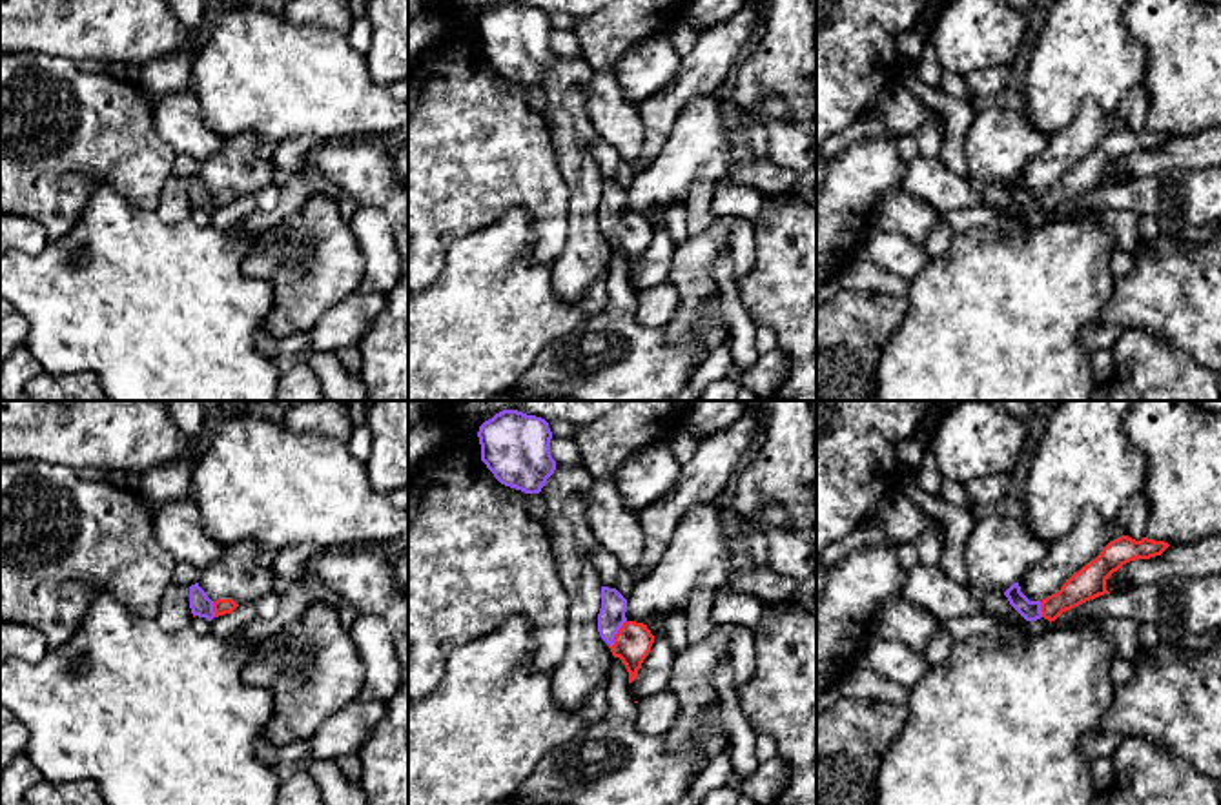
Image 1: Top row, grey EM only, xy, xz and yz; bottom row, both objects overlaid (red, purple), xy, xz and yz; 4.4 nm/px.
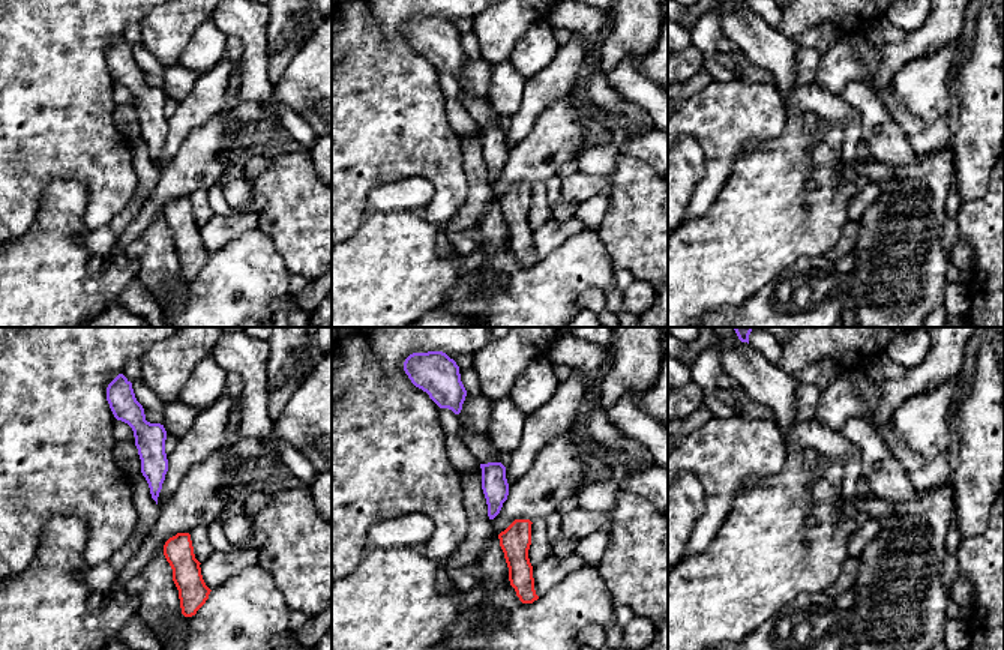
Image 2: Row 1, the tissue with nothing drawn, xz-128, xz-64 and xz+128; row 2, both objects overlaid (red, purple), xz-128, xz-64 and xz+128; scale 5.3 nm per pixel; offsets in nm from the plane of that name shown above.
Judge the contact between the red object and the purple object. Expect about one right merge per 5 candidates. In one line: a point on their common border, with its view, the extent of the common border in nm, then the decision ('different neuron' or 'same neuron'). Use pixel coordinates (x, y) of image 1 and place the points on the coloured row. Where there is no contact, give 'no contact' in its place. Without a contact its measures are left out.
contact xz (616, 634); length 150 nm; same neuron

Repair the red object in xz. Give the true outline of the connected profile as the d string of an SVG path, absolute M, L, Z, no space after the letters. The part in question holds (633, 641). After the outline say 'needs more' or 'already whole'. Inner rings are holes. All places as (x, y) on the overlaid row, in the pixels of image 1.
M601 586L601 608L598 614L598 632L609 645L614 657L620 657L629 672L629 683L636 679L643 659L649 656L654 636L643 623L625 617L627 599L609 586Z | needs more

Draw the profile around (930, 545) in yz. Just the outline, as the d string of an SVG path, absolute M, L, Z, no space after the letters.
M928 517L931 526L920 534L913 545L917 548L917 554L918 554L918 563L924 565L924 566L939 566L940 565L940 555L942 555L942 550L944 550L944 526L933 519L933 517Z

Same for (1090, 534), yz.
M1084 510L1062 537L1050 543L1046 557L1019 579L1021 592L1030 601L1046 599L1121 535L1124 530L1115 521L1106 523L1095 510Z

